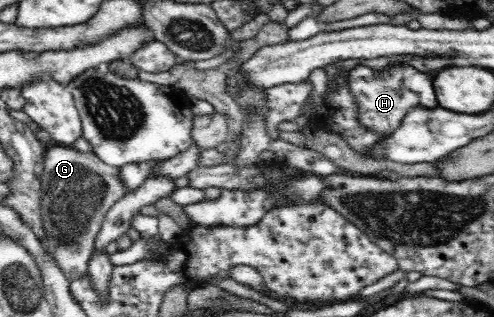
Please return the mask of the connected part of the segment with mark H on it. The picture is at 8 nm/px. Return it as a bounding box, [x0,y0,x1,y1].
[349,63,438,136]

